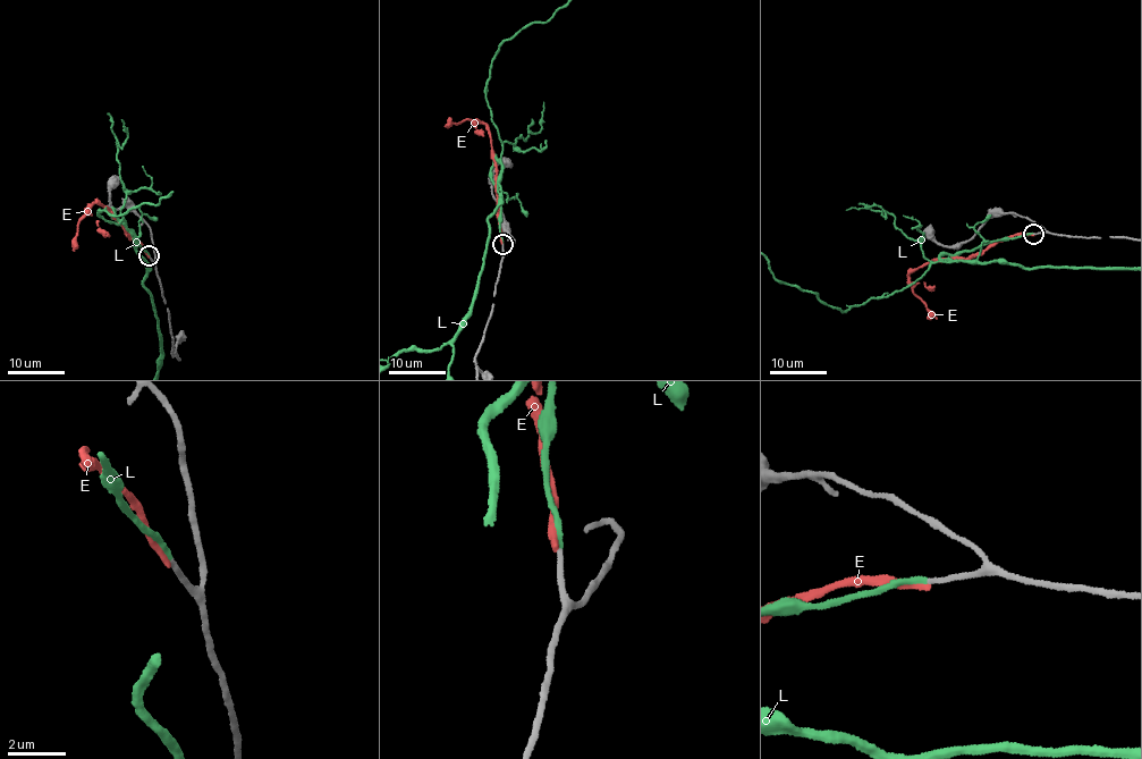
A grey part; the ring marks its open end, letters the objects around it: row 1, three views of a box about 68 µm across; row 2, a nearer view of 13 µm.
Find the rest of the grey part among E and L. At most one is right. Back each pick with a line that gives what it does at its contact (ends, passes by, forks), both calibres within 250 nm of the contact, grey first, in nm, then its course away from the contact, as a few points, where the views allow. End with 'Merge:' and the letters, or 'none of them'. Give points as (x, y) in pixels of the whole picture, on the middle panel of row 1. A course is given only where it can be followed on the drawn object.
L: It ends there. Thickness 180 nm (grey) against 200 nm
Merge: L

